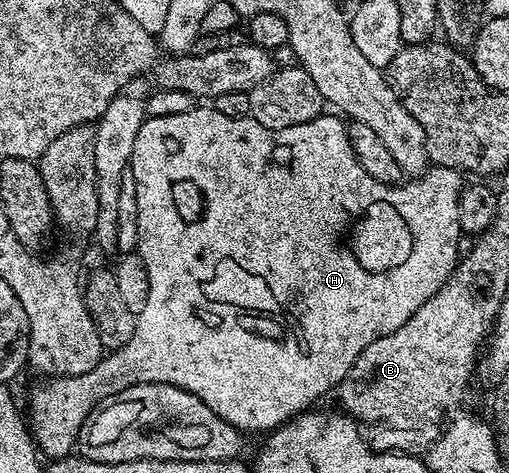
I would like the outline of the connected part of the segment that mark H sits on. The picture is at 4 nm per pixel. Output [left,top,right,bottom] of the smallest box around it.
[34,105,462,457]

